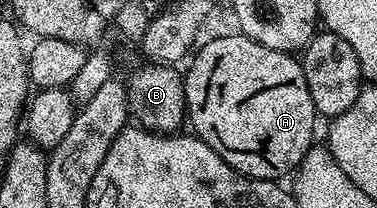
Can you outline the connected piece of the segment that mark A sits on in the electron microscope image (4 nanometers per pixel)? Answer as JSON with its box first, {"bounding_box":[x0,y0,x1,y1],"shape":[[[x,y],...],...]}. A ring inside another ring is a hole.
{"bounding_box":[184,34,316,182],"shape":[[[243,34],[235,35],[218,36],[206,45],[203,43],[193,53],[190,69],[184,72],[188,124],[194,127],[191,128],[193,135],[212,146],[212,150],[216,150],[216,154],[220,154],[220,158],[237,172],[243,172],[254,180],[278,182],[283,179],[281,176],[289,177],[301,166],[315,143],[316,113],[312,94],[308,94],[308,82],[301,63],[291,53],[268,49]]]}

